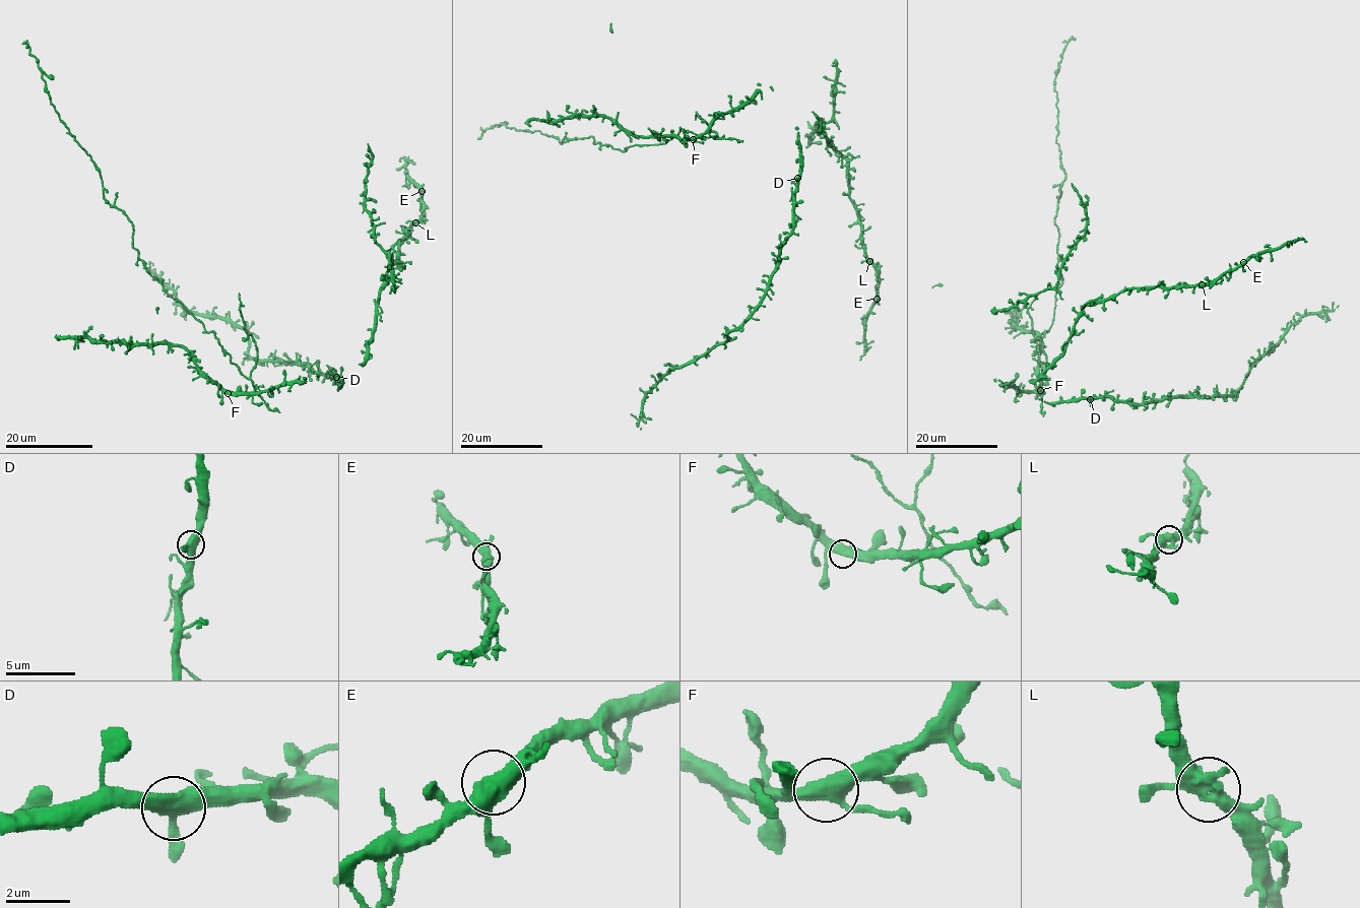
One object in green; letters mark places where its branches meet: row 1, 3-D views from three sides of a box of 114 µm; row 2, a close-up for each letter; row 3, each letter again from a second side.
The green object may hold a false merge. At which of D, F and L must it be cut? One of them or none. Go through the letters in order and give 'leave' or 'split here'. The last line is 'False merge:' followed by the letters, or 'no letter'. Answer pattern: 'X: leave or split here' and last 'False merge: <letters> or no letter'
D: leave
F: leave
L: leave
False merge: no letter

